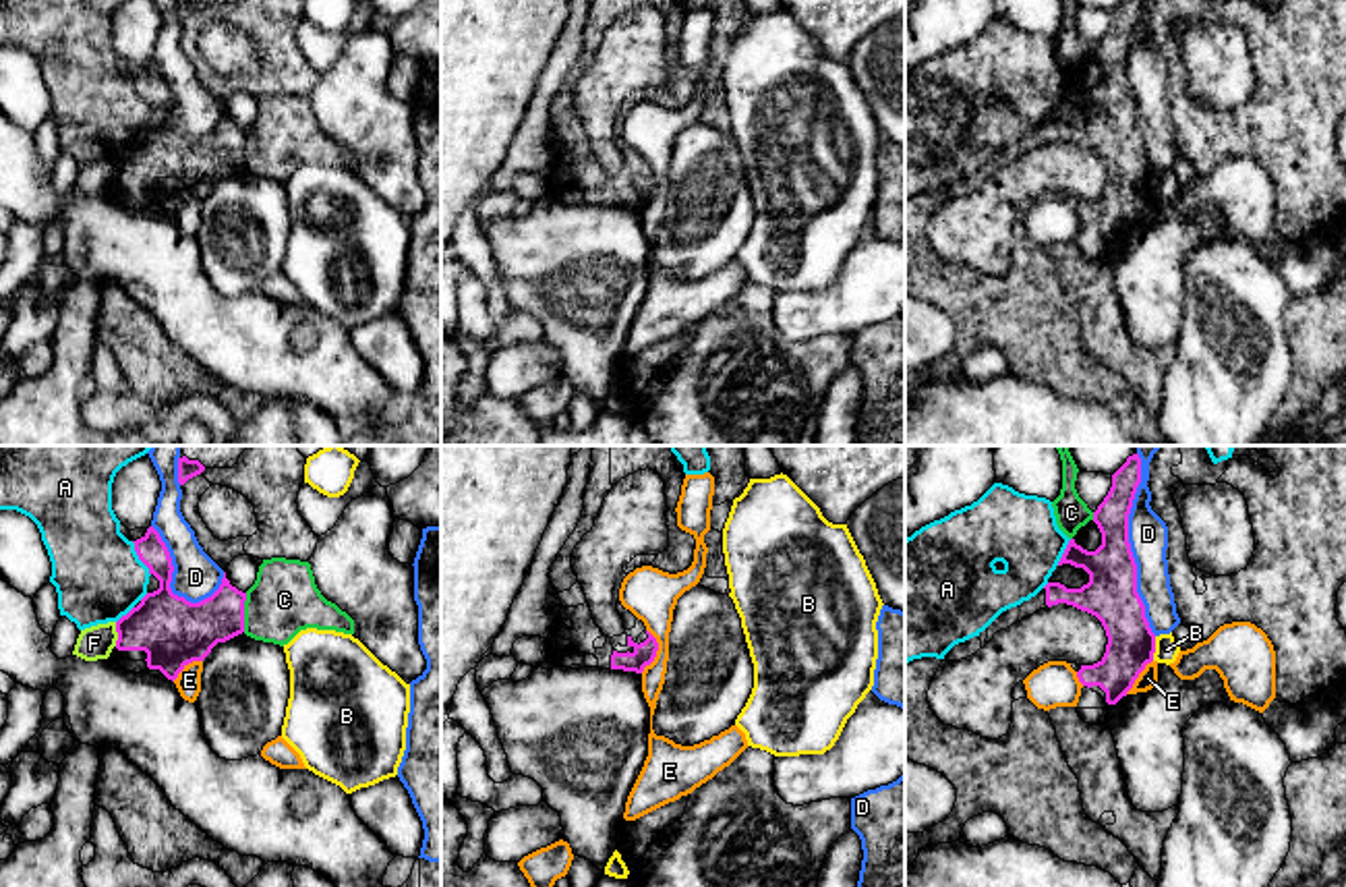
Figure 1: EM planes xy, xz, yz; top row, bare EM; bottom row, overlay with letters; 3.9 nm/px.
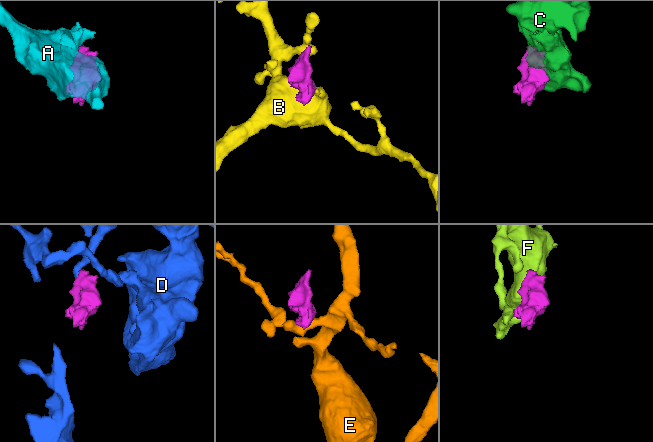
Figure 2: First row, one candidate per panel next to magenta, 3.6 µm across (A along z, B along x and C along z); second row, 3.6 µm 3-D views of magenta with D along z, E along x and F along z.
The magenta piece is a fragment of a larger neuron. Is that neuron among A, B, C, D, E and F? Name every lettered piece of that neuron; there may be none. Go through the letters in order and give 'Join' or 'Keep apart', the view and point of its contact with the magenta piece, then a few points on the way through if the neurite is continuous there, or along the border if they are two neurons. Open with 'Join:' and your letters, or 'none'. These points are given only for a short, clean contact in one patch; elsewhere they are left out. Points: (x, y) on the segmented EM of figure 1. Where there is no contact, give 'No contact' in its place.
Join: none
A: Keep apart. Touches magenta at xy (139, 558)
B: Keep apart. Touches magenta at yz (1154, 649). Boundary: yz (1156, 637), (1152, 660)
C: Keep apart. Touches magenta at xy (243, 612)
D: Keep apart. Touches magenta at yz (1129, 544)
E: Keep apart. Touches magenta at xz (657, 649). Boundary: xz (647, 628), (657, 643), (657, 655), (640, 672)
F: Keep apart. Touches magenta at xy (119, 635). Boundary: xy (114, 622), (116, 645)

